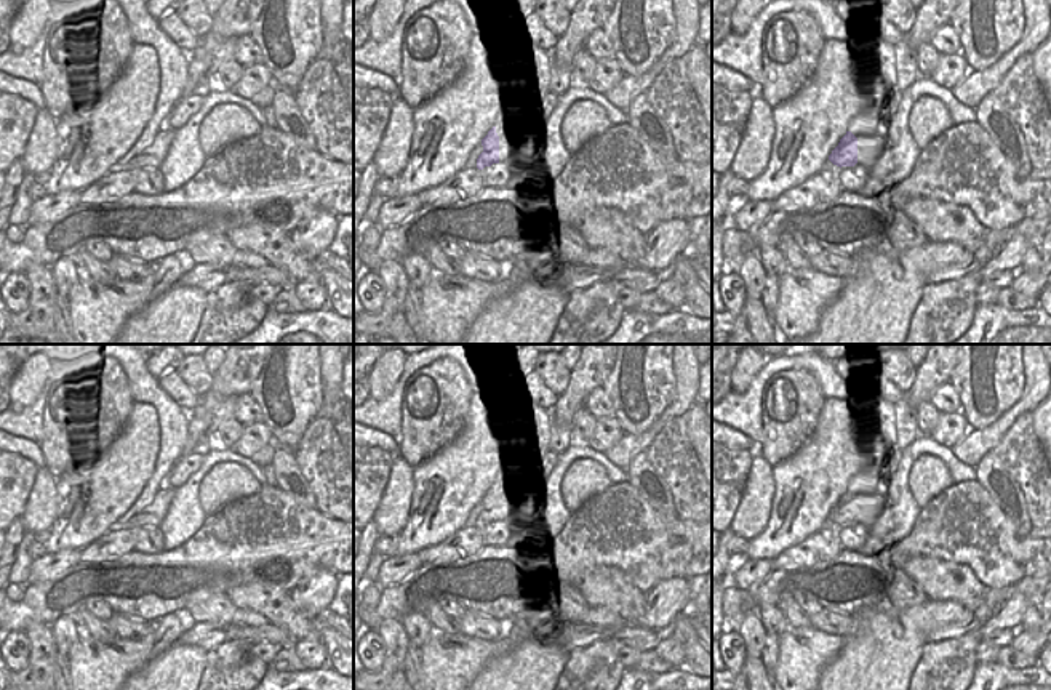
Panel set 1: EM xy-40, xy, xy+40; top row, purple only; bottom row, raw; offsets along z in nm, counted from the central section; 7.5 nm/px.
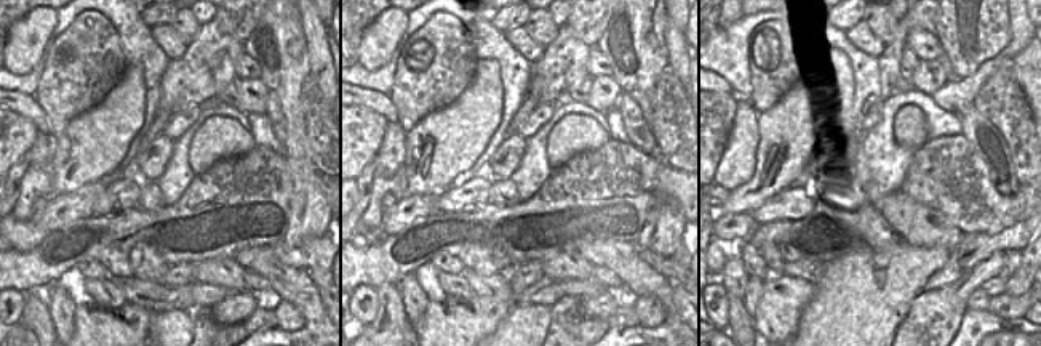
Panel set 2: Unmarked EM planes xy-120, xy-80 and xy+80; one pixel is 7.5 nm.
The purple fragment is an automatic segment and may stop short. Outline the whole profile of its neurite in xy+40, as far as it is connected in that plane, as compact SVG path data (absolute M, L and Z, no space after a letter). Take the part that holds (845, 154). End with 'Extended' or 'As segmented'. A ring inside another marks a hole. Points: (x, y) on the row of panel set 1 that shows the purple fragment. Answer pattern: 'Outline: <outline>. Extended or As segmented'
Outline: M846 131L829 155L829 160L840 168L854 166L857 163L857 138L851 131Z. As segmented.

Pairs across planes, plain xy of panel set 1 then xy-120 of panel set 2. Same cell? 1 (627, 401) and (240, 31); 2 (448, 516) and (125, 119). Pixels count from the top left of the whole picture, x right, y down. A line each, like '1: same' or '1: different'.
1: different
2: same

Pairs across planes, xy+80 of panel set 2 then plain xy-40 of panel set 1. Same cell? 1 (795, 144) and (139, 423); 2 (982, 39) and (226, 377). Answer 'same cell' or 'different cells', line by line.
1: same cell
2: different cells

